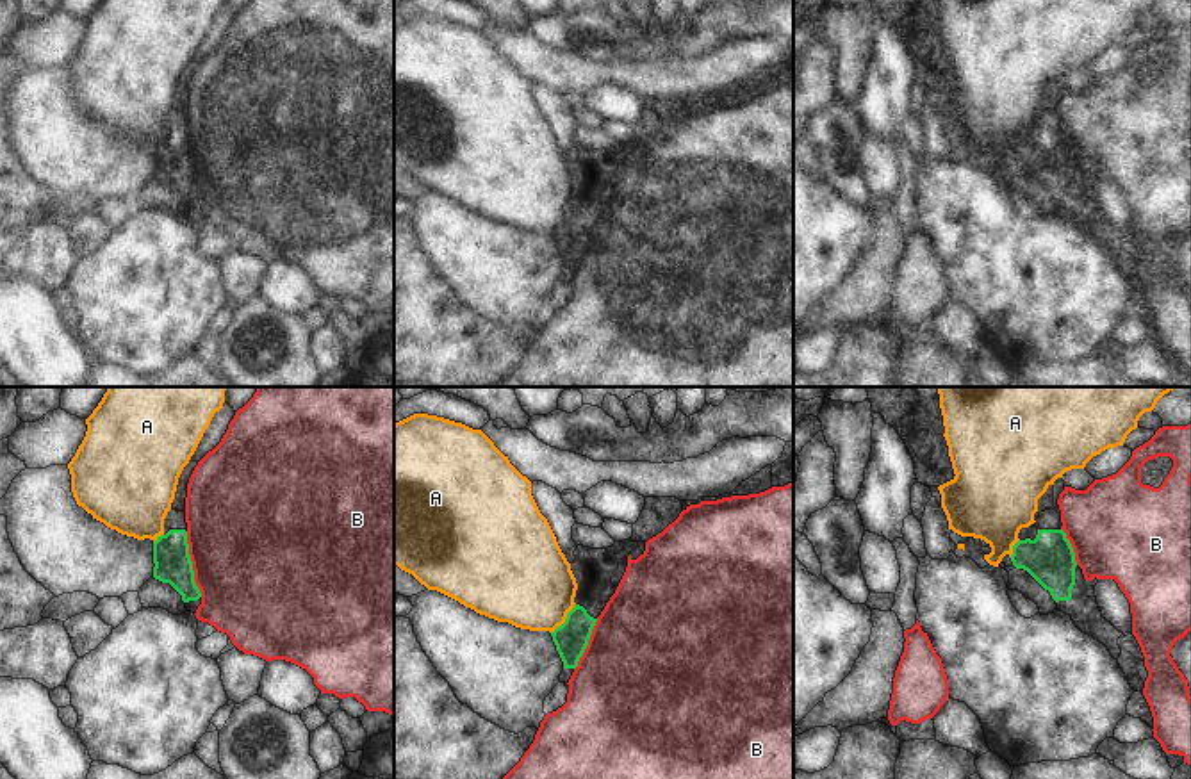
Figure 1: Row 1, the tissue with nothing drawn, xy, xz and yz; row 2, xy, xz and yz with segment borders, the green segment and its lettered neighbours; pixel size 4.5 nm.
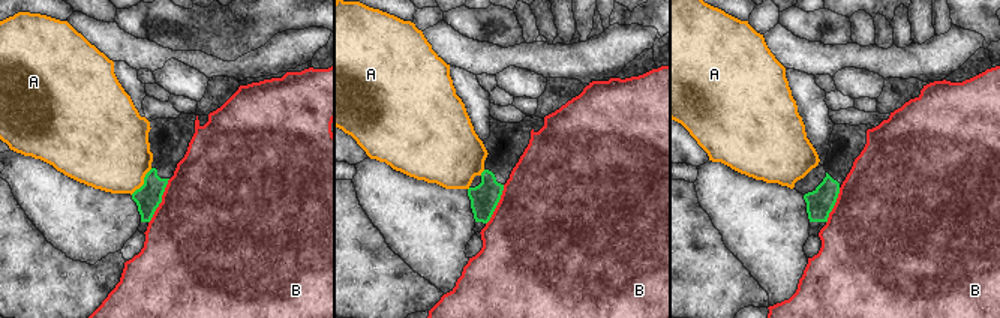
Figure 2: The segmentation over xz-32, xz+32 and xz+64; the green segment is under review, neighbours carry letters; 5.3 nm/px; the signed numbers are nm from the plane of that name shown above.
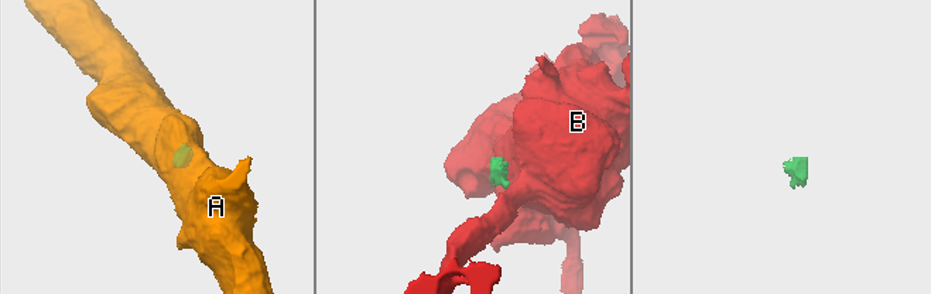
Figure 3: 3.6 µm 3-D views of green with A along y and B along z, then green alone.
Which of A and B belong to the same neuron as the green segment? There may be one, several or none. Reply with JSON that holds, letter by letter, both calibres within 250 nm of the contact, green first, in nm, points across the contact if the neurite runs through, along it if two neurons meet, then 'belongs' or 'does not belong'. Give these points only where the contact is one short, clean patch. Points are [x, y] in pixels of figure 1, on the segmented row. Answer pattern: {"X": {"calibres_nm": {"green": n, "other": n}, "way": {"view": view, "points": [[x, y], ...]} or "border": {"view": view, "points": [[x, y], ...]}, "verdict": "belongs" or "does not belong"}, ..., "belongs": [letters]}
{"A": {"calibres_nm": {"green": 160, "other": 400}, "border": {"view": "xz", "points": [[574, 603], [567, 617], [551, 633]]}, "verdict": "does not belong"}, "B": {"calibres_nm": {"green": 170, "other": 500}, "way": {"view": "xy", "points": [[173, 565], [191, 564], [245, 549]]}, "verdict": "belongs"}, "belongs": ["B"]}

